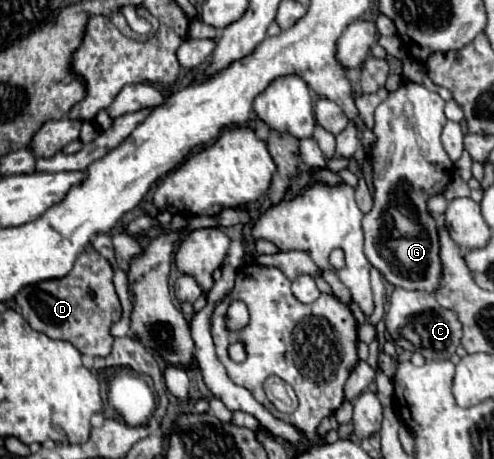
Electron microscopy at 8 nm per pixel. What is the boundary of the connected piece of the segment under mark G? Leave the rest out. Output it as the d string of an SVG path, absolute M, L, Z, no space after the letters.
M405 82L401 84L399 90L389 92L387 100L383 100L375 110L375 126L373 126L373 132L377 134L377 146L373 146L375 198L373 198L373 210L363 216L365 256L375 268L381 270L387 282L405 290L433 292L441 276L437 222L427 214L427 198L441 194L445 186L451 182L455 170L455 164L447 156L439 138L447 122L443 108L445 100L437 92L427 90L423 84L417 82Z

